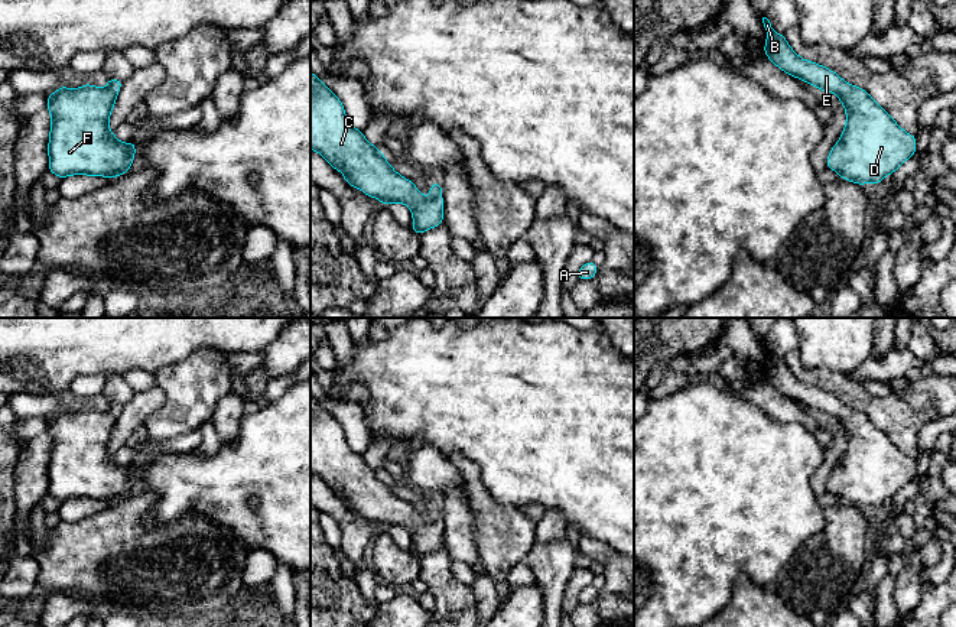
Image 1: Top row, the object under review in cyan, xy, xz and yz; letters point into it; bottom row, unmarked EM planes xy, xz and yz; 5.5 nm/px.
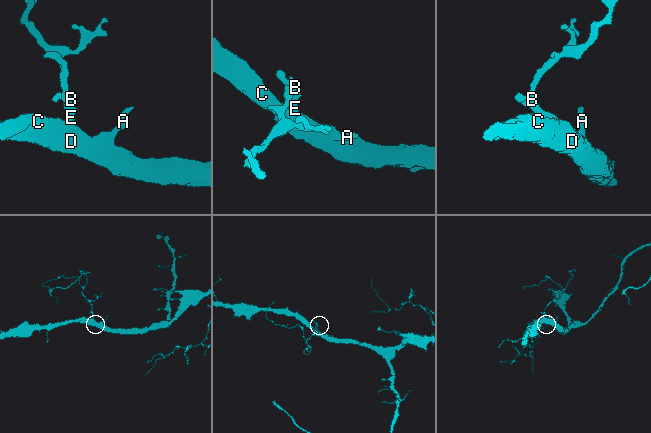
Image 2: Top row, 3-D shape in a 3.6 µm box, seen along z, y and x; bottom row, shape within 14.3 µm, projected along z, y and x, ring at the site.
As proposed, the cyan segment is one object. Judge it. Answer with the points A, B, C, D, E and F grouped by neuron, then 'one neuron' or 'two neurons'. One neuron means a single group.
A B C D E F | one neuron

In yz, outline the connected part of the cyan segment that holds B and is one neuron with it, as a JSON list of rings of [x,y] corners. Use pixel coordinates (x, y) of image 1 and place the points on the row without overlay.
[[[762,341],[768,358],[764,379],[786,397],[800,402],[817,413],[836,416],[846,433],[846,449],[832,471],[826,490],[839,501],[864,509],[881,507],[916,477],[917,461],[904,455],[871,419],[845,406],[836,396],[801,383]]]

